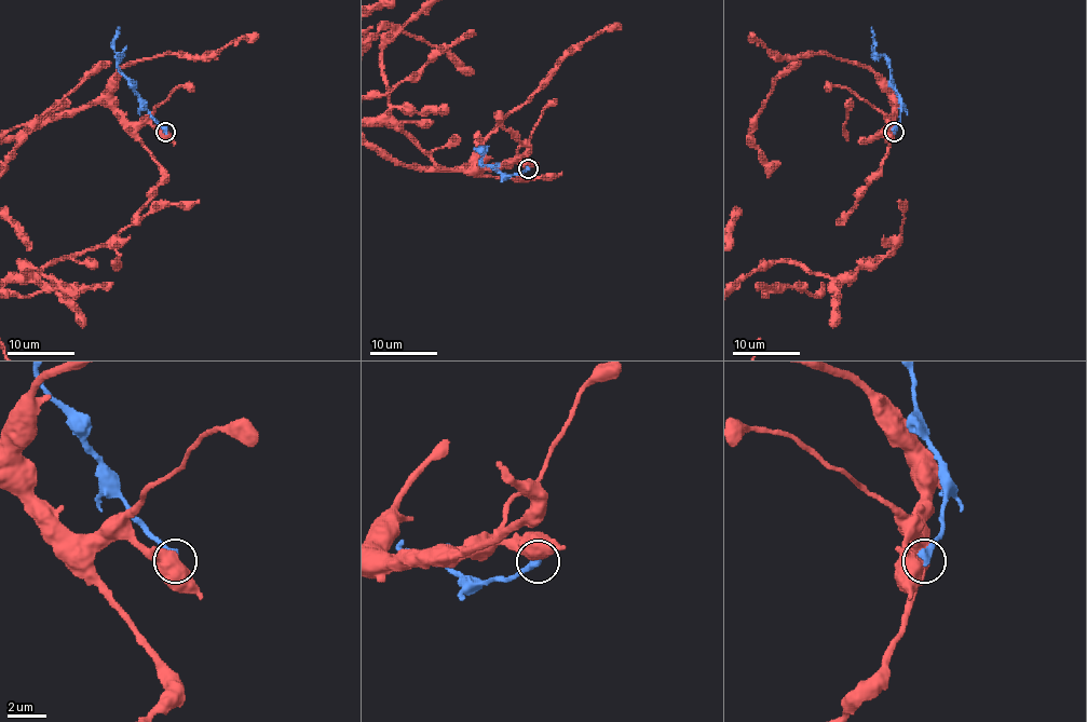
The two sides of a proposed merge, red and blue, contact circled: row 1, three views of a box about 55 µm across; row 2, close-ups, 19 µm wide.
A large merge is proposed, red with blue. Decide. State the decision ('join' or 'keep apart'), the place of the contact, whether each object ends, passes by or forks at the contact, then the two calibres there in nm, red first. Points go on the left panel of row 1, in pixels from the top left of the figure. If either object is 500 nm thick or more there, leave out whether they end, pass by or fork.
keep apart; place (165, 132); calibres 750 and 440 nm

